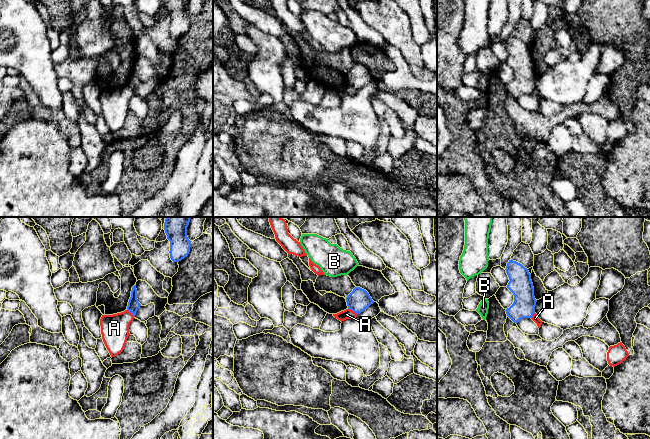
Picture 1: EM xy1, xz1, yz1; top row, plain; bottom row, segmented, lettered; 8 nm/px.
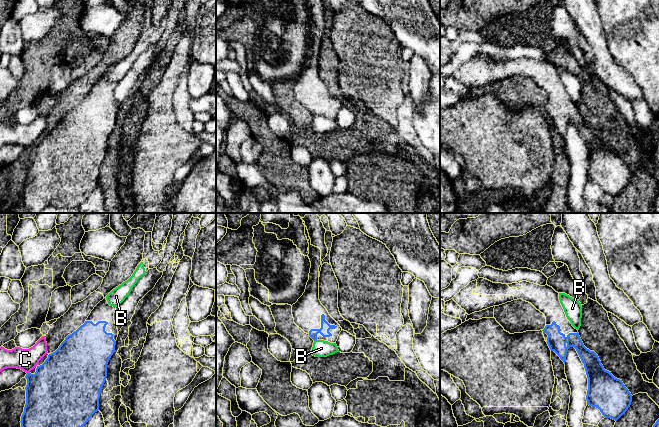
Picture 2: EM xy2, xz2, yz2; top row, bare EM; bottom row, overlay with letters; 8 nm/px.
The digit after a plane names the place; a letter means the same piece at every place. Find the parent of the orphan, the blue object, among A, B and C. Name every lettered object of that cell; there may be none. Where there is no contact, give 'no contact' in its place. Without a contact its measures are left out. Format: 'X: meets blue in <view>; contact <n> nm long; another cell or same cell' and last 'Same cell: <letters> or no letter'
A: meets blue in xz1; contact 90 nm long; another cell
B: meets blue in xz2; contact 30 nm long; another cell
C: meets blue in xy2; contact 30 nm long; another cell
Same cell: no letter

